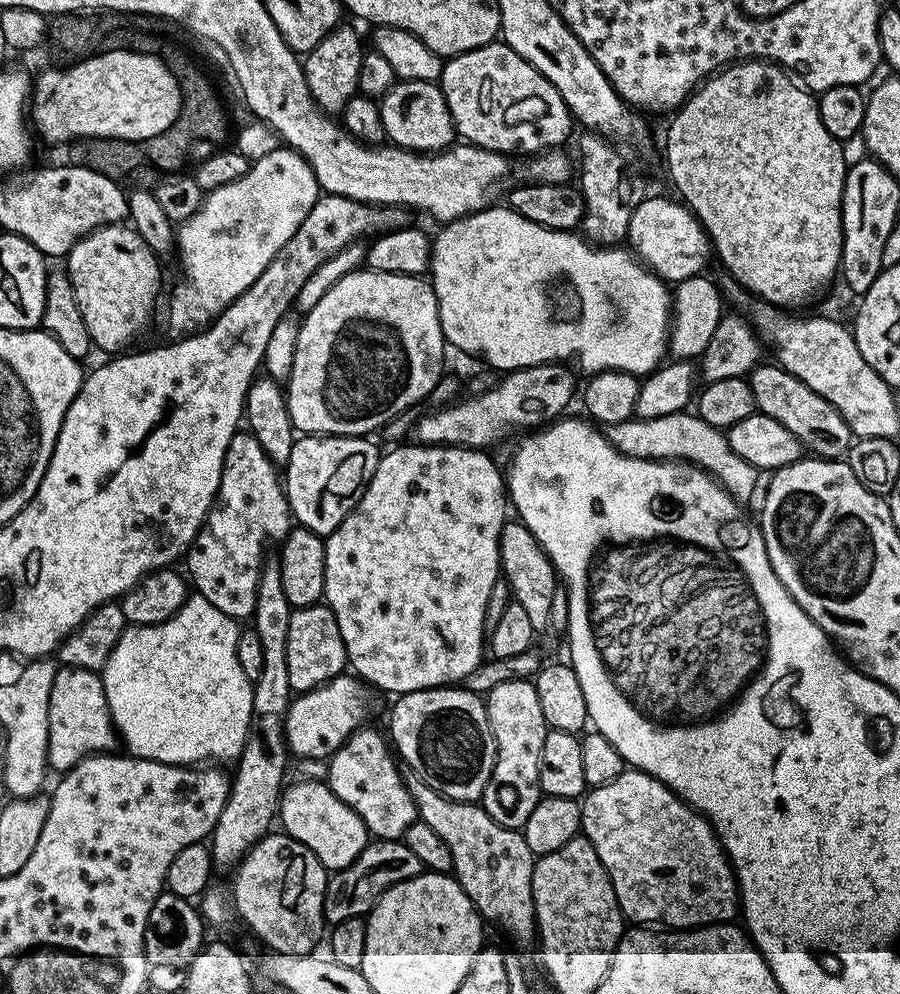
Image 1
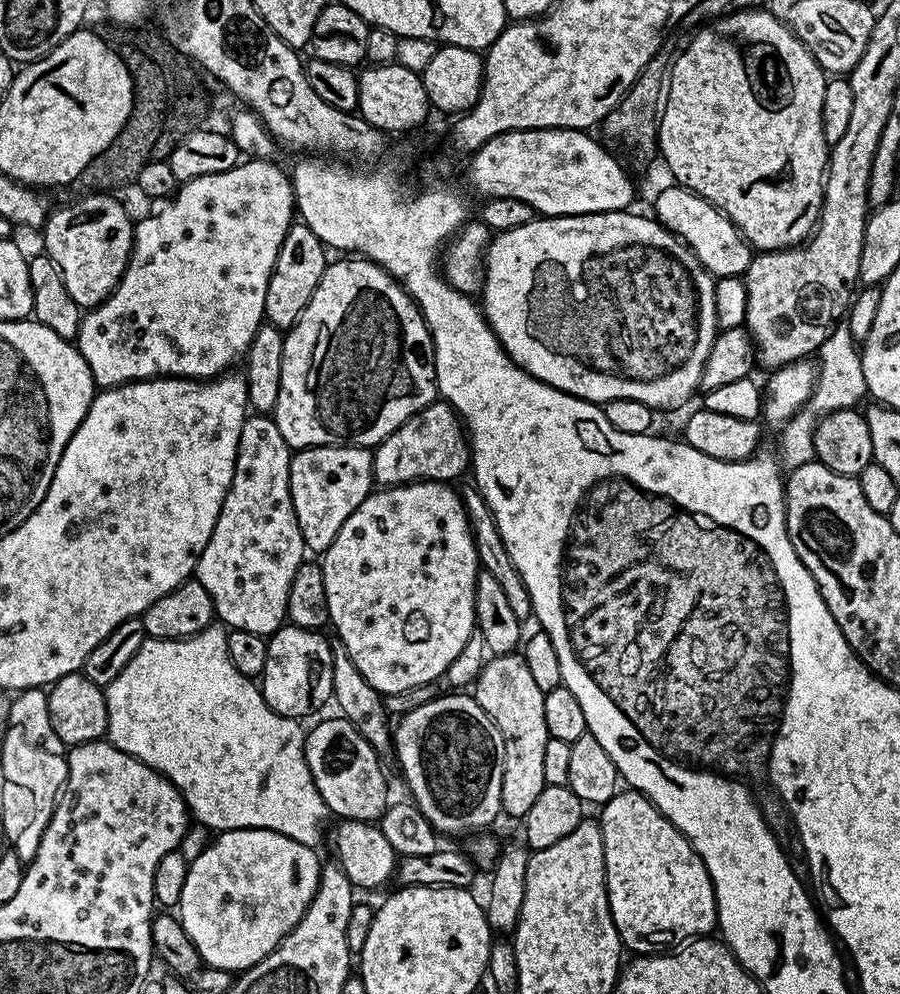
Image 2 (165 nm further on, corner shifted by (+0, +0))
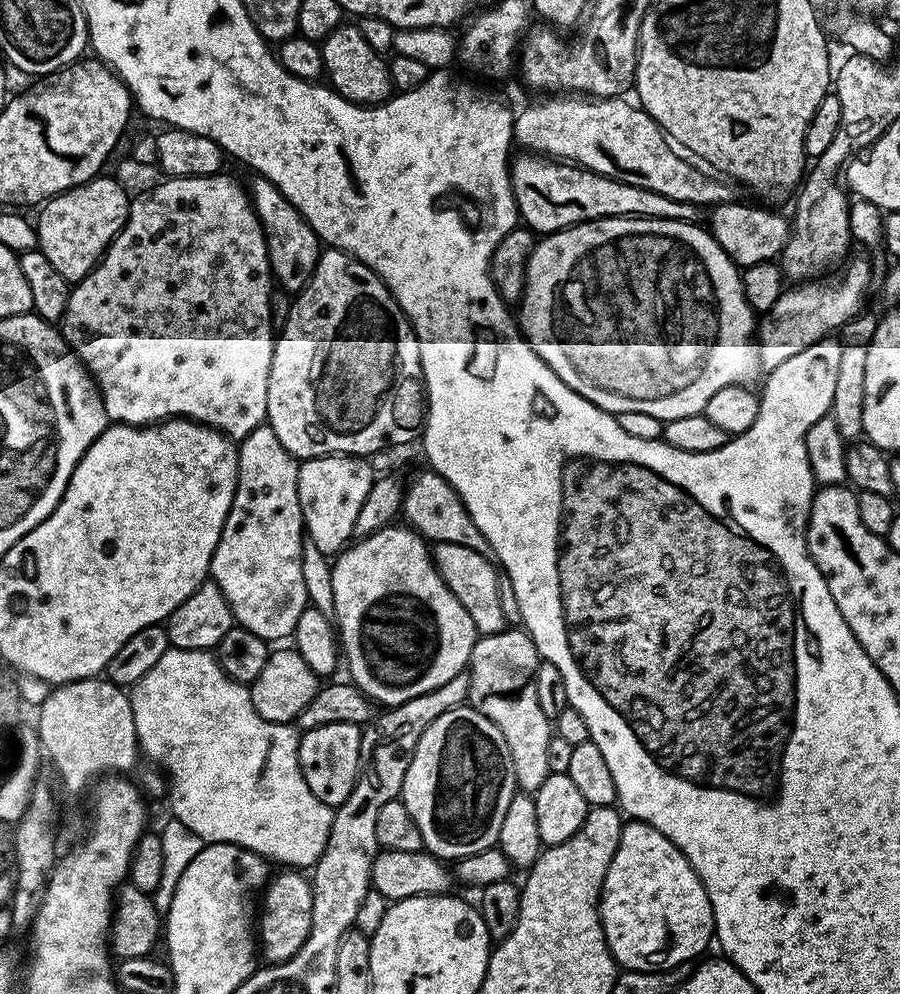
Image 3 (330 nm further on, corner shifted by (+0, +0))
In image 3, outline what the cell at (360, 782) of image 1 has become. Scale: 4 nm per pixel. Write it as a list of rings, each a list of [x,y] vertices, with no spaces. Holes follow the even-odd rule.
[[[334,722],[326,726],[318,726],[300,736],[298,762],[302,770],[302,778],[306,778],[306,786],[314,790],[314,794],[323,804],[340,805],[355,786],[360,770],[361,731],[359,724]]]

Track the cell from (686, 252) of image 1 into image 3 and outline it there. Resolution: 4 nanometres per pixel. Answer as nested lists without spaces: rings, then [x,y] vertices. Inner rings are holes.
[[[713,204],[706,221],[706,227],[712,237],[726,250],[726,254],[741,269],[755,264],[772,262],[784,251],[790,235],[790,220],[780,212],[771,212],[768,208],[759,208],[756,204]]]

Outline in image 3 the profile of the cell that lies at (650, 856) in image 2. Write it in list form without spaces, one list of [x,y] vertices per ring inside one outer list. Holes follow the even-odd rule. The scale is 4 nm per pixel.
[[[629,819],[620,835],[612,868],[615,870],[609,871],[600,891],[600,925],[604,928],[612,959],[621,969],[629,972],[676,970],[681,967],[679,964],[705,955],[703,952],[707,950],[708,943],[711,945],[714,940],[710,898],[699,874],[692,869],[691,862],[680,848],[670,842],[670,838],[642,820]]]

